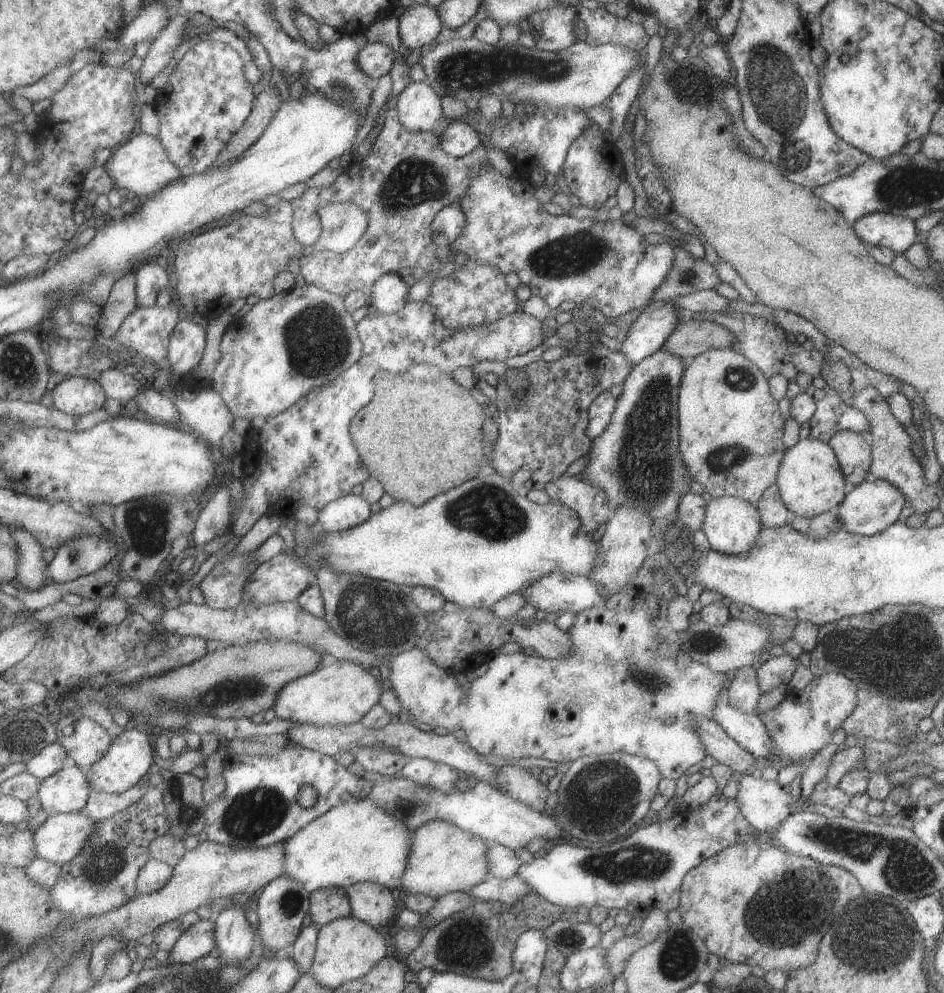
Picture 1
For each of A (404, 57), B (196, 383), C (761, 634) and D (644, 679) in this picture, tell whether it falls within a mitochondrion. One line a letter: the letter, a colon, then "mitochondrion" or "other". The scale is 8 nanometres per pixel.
A: other
B: other
C: other
D: mitochondrion

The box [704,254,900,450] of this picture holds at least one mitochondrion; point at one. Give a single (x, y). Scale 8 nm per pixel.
(738, 380)

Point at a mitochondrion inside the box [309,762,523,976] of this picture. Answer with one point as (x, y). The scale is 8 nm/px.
(443, 949)

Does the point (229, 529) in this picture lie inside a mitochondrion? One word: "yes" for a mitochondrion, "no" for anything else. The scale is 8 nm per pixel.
no

